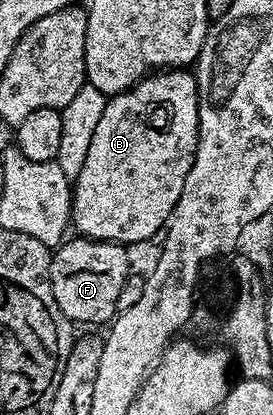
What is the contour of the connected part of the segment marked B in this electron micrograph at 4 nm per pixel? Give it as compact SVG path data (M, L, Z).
M177 67L172 71L157 71L137 82L123 93L110 96L105 103L105 110L99 123L95 127L95 135L91 135L91 148L87 151L87 160L83 162L83 171L72 182L73 211L71 225L78 229L80 236L94 241L116 241L130 243L129 241L145 241L164 230L170 215L173 213L175 203L183 191L183 183L187 179L187 171L191 171L193 161L197 158L197 132L199 131L199 111L197 110L197 78L192 72Z

